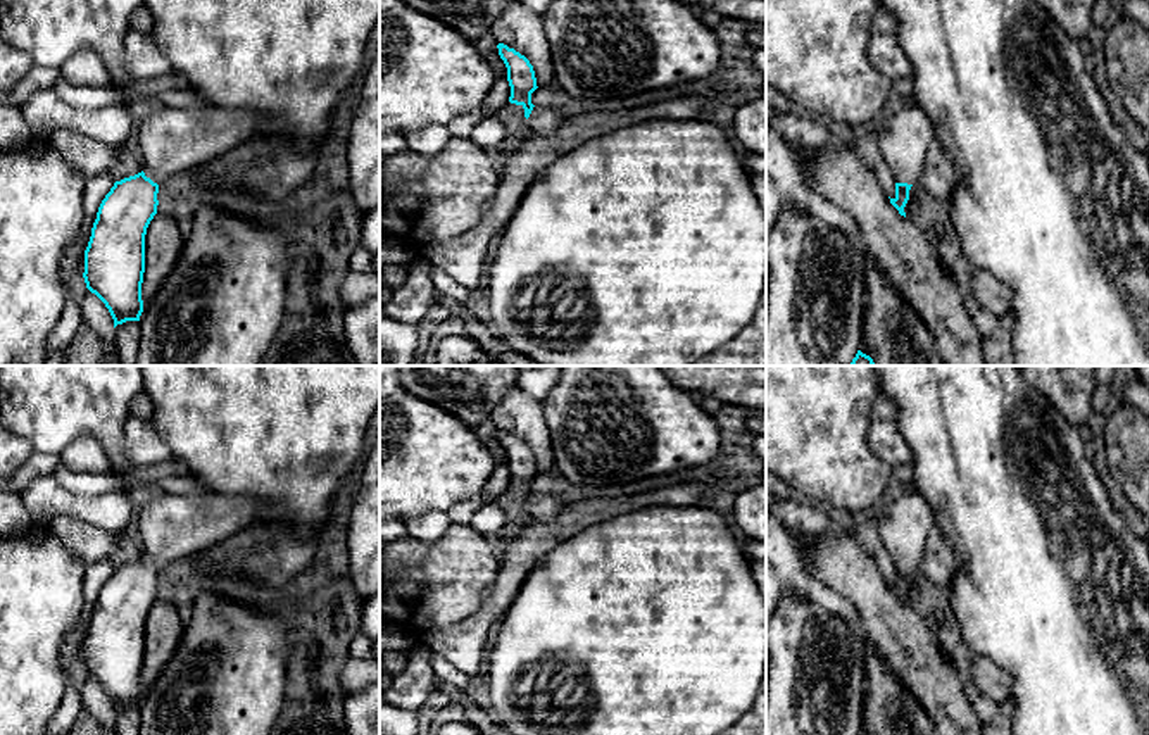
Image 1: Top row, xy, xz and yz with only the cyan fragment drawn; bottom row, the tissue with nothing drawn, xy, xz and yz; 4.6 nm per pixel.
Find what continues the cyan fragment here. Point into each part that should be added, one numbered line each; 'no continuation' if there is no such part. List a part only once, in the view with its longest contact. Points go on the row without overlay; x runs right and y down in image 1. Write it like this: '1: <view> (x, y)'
1: xy (171, 527)

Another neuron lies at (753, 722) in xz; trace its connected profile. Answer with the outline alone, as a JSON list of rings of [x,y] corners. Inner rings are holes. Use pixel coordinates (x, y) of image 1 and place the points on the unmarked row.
[[[766,671],[752,707],[718,735],[766,735]]]

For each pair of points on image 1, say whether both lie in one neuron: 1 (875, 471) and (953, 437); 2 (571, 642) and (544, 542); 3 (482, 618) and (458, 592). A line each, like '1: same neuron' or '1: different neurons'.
1: different neurons
2: different neurons
3: different neurons

